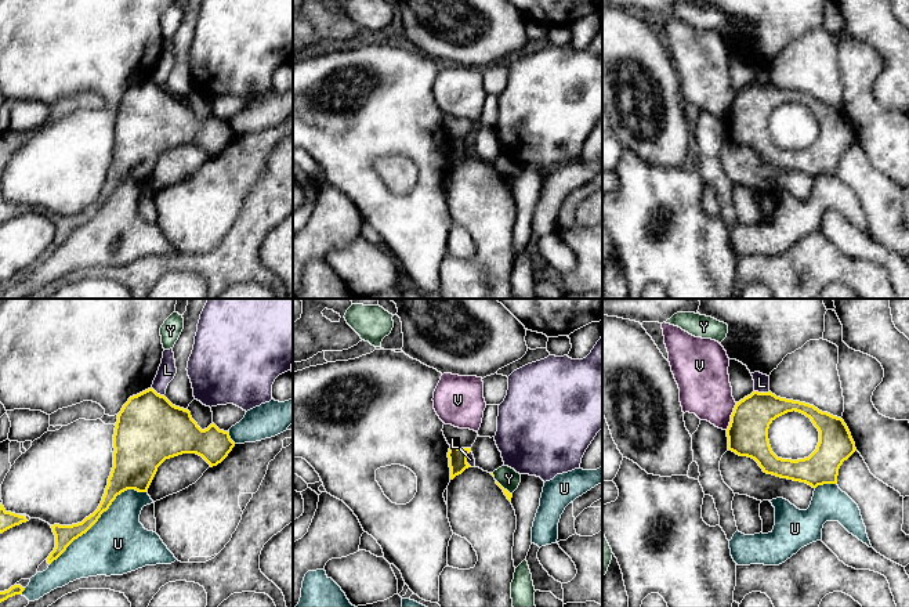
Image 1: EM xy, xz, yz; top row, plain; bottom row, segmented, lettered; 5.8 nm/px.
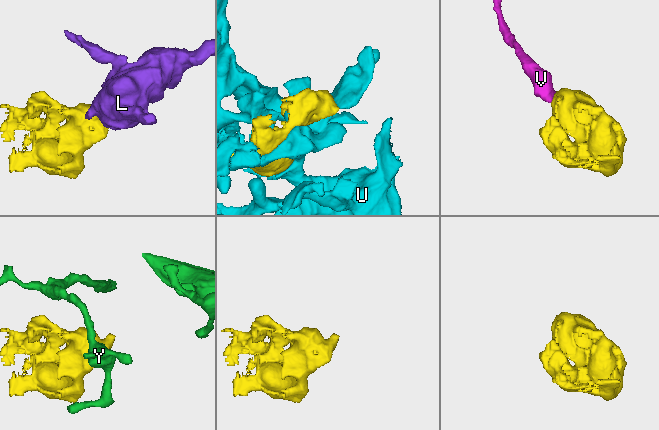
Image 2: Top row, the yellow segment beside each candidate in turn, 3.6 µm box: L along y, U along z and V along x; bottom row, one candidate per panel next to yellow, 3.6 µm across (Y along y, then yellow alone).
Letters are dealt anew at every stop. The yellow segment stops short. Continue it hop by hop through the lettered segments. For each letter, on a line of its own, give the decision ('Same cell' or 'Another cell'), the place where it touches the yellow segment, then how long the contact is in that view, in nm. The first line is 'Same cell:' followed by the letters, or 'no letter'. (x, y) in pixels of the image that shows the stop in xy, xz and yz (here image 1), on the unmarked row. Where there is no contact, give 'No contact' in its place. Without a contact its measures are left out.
Same cell: no letter
L: Another cell. Touches yellow at yz (761, 83). Shared border 90 nm
U: Another cell. Touches yellow at xy (100, 206). Shared border 700 nm
V: Another cell. Touches yellow at yz (731, 107). Shared border 170 nm
Y: Another cell. Touches yellow at xz (503, 179). Shared border 130 nm

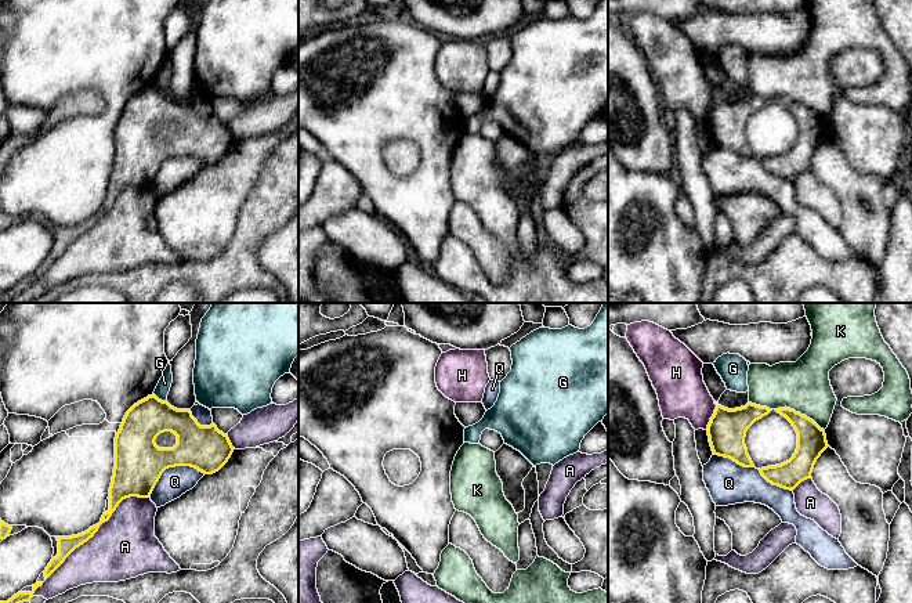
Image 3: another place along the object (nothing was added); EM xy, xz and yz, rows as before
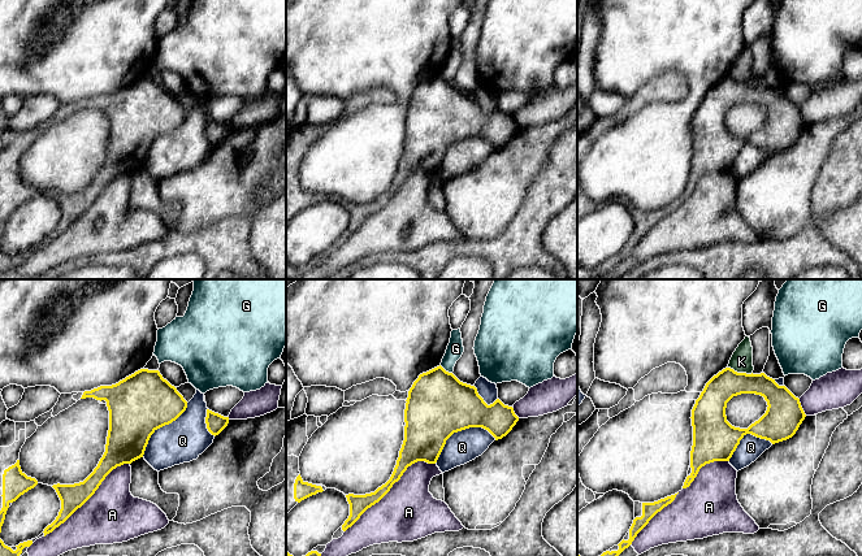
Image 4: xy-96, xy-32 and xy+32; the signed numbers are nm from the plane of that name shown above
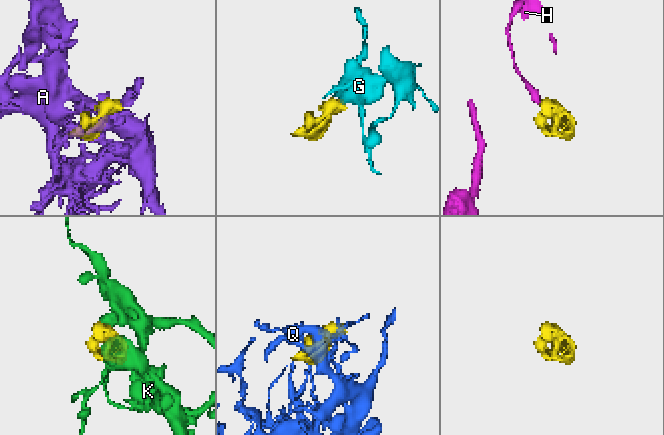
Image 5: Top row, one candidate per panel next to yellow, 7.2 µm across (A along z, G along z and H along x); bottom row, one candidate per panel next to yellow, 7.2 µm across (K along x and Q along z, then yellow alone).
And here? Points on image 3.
Same cell: no letter
A: Another cell. Touches yellow at xy (98, 217). Shared border 750 nm
G: Another cell. Touches yellow at xy (160, 90). Shared border 90 nm
H: Another cell. Touches yellow at yz (710, 108). Shared border 160 nm
K: Another cell. Touches yellow at yz (799, 103). Shared border 320 nm
Q: Another cell. Touches yellow at xy (172, 156). Shared border 360 nm

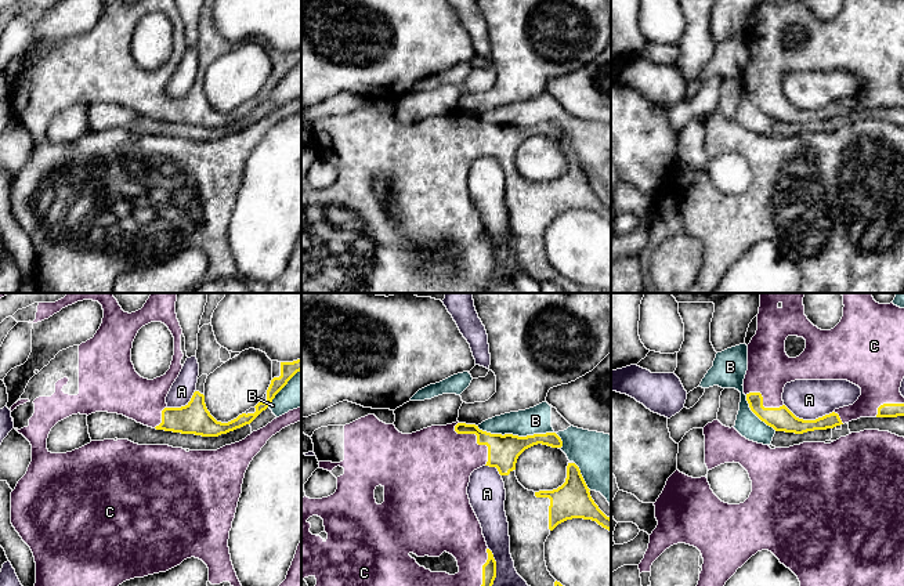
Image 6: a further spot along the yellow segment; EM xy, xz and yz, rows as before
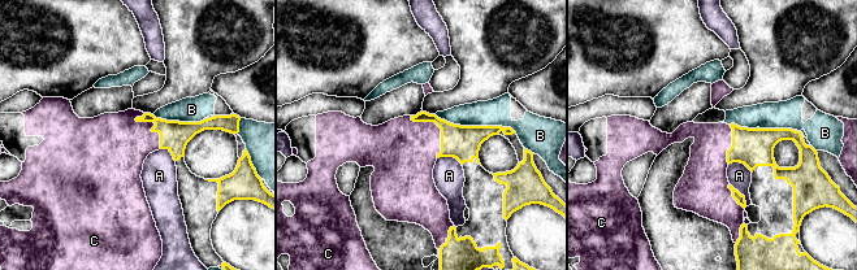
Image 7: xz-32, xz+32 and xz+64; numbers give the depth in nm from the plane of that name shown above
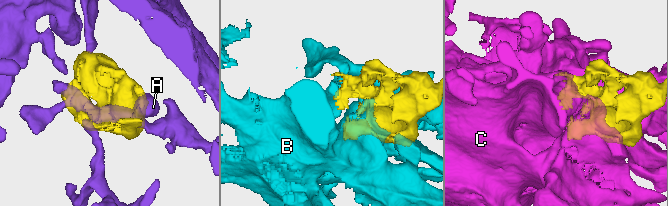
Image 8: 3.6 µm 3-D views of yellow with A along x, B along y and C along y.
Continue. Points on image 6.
Same cell: C
A: Another cell. Touches yellow at xz (495, 266). Shared border 320 nm
B: Another cell. Touches yellow at xz (523, 127). Shared border 500 nm
C: Same cell. Touches yellow at xz (477, 129). Shared border 300 nm

